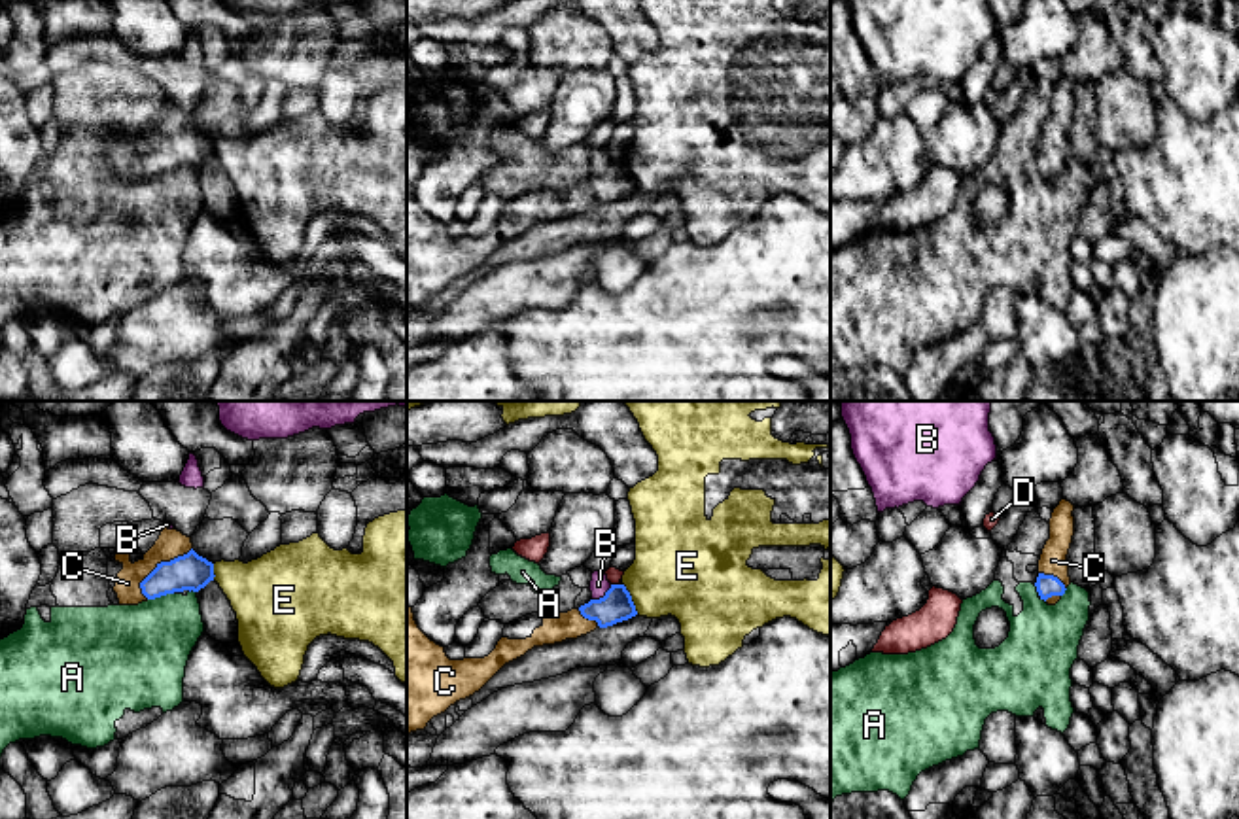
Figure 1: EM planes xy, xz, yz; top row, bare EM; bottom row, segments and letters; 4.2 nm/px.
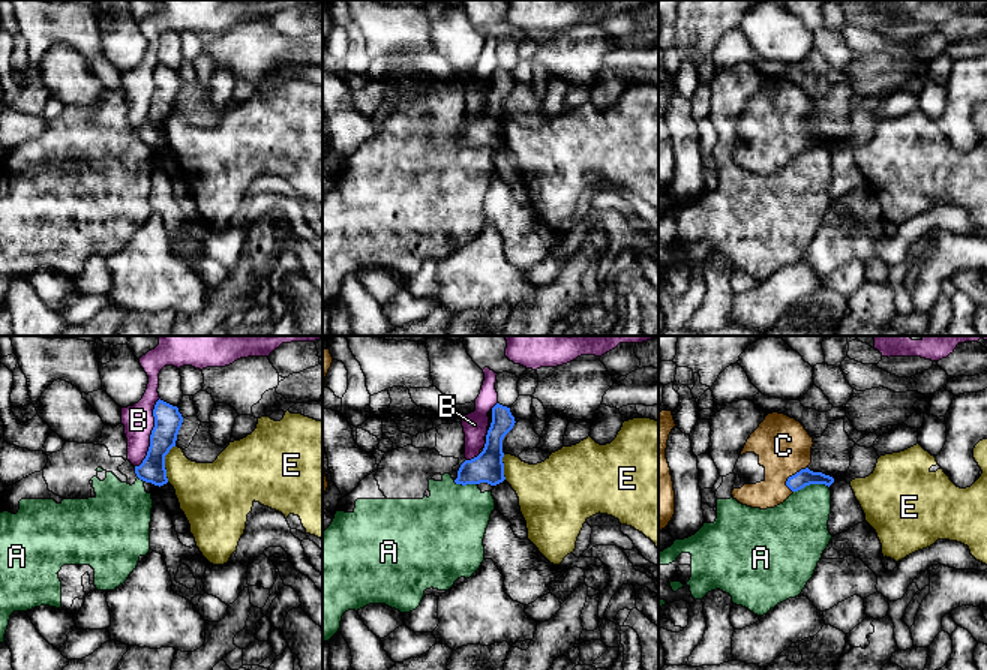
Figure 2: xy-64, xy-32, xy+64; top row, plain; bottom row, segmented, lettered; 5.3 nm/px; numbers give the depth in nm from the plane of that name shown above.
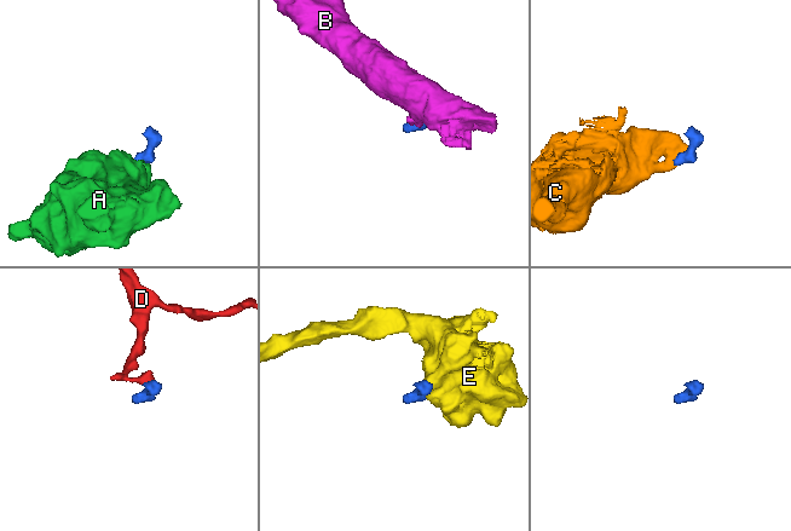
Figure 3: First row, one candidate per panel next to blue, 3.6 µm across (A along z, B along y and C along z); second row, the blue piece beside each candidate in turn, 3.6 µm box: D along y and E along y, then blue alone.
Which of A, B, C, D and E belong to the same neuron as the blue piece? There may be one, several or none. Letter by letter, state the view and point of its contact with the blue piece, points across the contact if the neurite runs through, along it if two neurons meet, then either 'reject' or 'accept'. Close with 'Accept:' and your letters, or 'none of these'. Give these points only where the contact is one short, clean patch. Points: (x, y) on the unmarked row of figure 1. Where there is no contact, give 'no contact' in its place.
A: contact xy (159, 173); border xy (173, 169), (148, 176); reject
B: contact xz (604, 173); border xz (611, 161), (602, 173), (593, 176); reject
C: contact xy (161, 139); way xy (190, 148), (161, 139), (171, 129), (171, 120); accept
D: contact xz (615, 161); border xz (611, 159), (619, 161); reject
E: contact xz (630, 174); border xz (623, 159), (638, 190); reject
Accept: C

